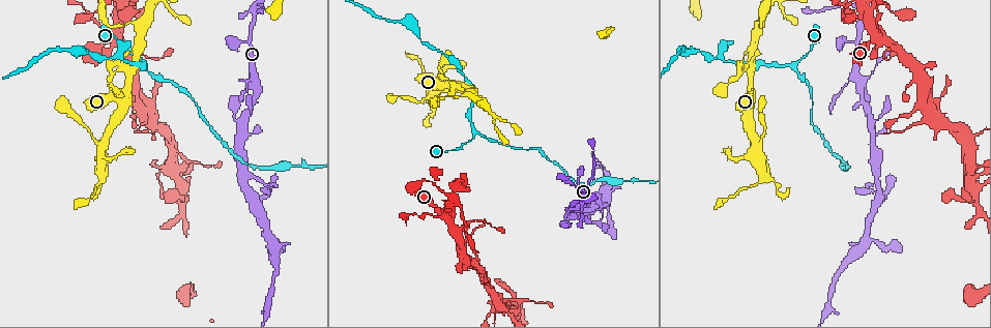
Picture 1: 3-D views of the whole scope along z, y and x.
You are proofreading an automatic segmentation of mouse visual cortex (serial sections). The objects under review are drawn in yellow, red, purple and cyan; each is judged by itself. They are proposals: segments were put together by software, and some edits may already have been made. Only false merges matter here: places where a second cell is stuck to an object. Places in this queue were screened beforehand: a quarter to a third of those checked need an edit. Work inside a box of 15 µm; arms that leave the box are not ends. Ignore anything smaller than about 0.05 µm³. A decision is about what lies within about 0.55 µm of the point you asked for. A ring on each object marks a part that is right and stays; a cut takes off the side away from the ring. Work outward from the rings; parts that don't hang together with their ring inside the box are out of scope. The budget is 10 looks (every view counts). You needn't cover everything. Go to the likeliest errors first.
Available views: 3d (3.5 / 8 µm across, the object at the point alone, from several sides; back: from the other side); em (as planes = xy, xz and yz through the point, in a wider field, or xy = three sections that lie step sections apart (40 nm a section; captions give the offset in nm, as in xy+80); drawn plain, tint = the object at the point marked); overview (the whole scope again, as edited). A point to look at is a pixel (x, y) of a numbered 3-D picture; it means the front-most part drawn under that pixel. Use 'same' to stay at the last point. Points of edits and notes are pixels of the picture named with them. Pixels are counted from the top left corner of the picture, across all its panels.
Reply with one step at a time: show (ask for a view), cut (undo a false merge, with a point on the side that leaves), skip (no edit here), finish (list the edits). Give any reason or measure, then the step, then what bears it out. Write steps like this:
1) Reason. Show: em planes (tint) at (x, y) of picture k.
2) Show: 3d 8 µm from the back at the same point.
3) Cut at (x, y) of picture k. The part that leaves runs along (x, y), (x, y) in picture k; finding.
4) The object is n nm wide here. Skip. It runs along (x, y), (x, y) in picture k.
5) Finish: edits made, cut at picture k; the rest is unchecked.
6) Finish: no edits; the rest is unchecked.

Four-way junction. Show: 3d 3.5 µm at (873, 39) of picture 1.

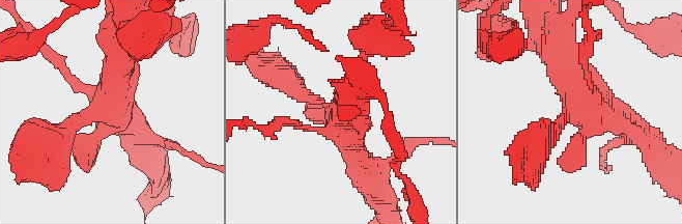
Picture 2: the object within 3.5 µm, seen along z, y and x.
Show: em xy step 3 (tint) at (579, 107) of picture 2.

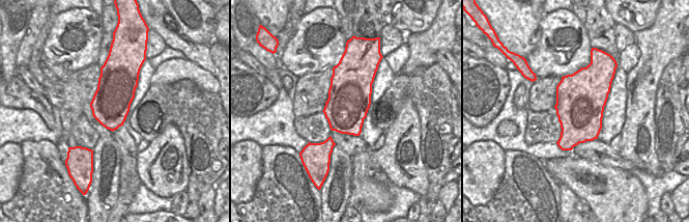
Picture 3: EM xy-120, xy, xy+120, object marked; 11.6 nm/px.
Another direction. Show: em xy step 2 (tint) at the same point.

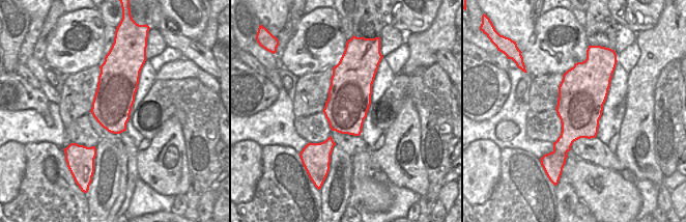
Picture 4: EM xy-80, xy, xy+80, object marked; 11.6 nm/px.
The object is 500 nm wide here. Skip. It runs along (290, 83), (341, 119), (370, 168) in picture 2; all the same cell.

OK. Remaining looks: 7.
Two arms in line, one across. Show: 3d 8 µm at (253, 80) of picture 1.

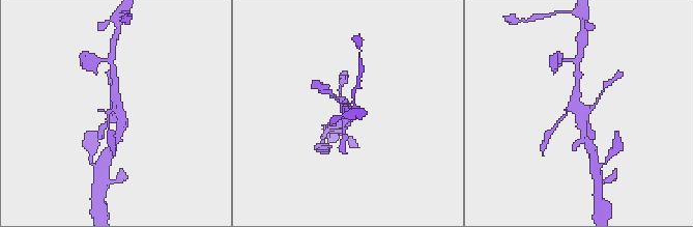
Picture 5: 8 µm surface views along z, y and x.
Show: 3d 3.5 µm at (586, 109) of picture 5.

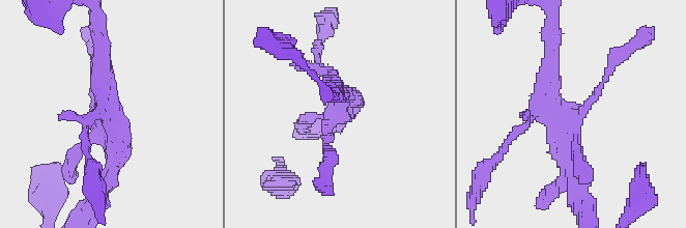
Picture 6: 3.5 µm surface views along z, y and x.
Skip. Continuous, no second cell.

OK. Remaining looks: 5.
Three-way junction. Show: 3d 3.5 µm from the back at (476, 132) of picture 1.

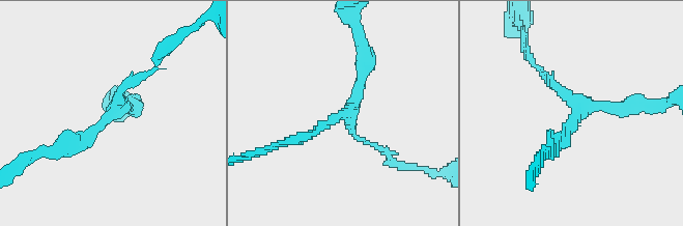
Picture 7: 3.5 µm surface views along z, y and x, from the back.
Now the EM. Show: em xy step 1 (tint) at (349, 114) of picture 7.

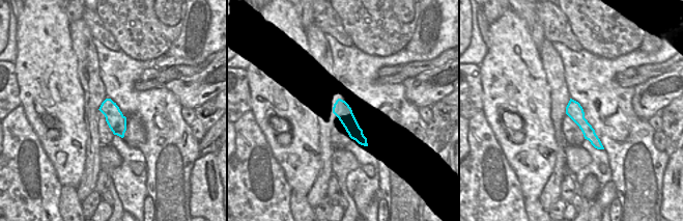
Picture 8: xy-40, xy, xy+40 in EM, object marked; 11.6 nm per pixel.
Skip. It runs along (539, 69), (576, 105), (639, 105) in picture 7; all the same cell.

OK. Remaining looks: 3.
Thin neck. Show: 3d 3.5 µm at (118, 52) of picture 1.

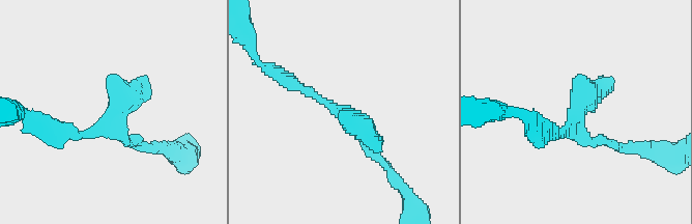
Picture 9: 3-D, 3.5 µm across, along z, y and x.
Shape alone is not enough. Show: em xy step 1 (tint) at (576, 122) of picture 9.

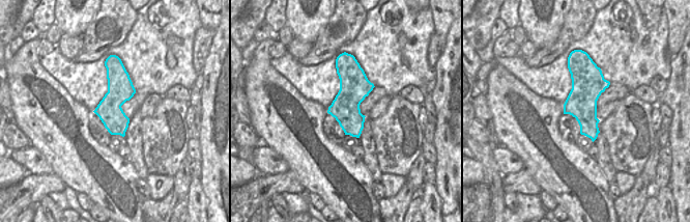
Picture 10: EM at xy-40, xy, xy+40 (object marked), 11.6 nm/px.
Skip. It runs along (381, 159), (352, 116), (285, 79) in picture 9; one cell here.

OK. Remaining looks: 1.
Finish: no edits; the rest is unchecked.

